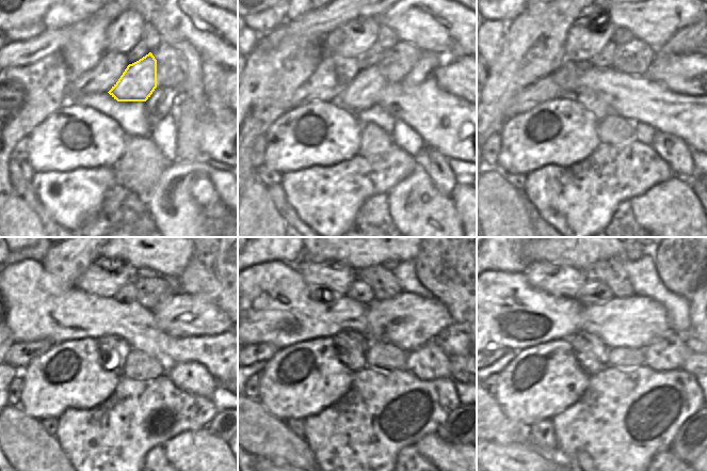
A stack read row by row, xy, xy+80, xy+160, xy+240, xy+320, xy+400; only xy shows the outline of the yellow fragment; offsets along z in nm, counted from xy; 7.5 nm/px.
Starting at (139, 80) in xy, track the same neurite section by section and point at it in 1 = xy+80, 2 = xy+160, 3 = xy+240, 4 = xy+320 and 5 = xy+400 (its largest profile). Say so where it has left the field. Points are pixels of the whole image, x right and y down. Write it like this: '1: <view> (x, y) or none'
1: xy+80 (363, 92)
2: xy+160 (593, 101)
3: xy+240 (123, 348)
4: xy+320 (351, 346)
5: xy+400 (590, 350)

